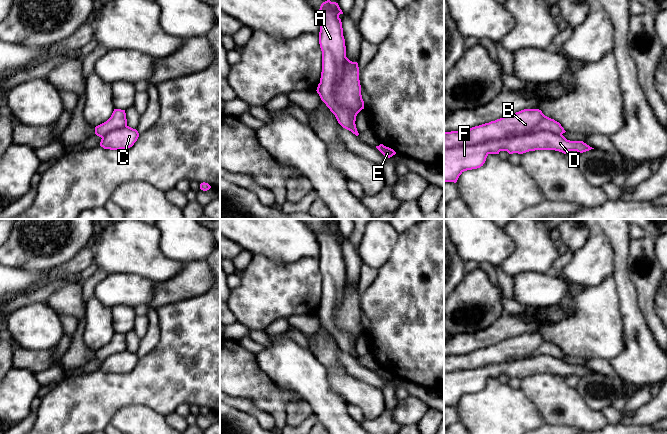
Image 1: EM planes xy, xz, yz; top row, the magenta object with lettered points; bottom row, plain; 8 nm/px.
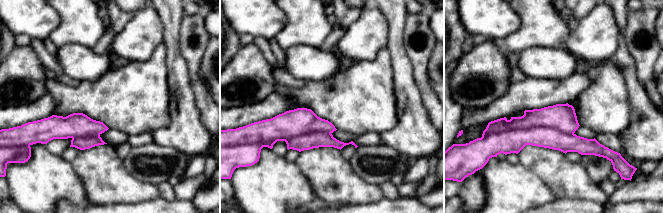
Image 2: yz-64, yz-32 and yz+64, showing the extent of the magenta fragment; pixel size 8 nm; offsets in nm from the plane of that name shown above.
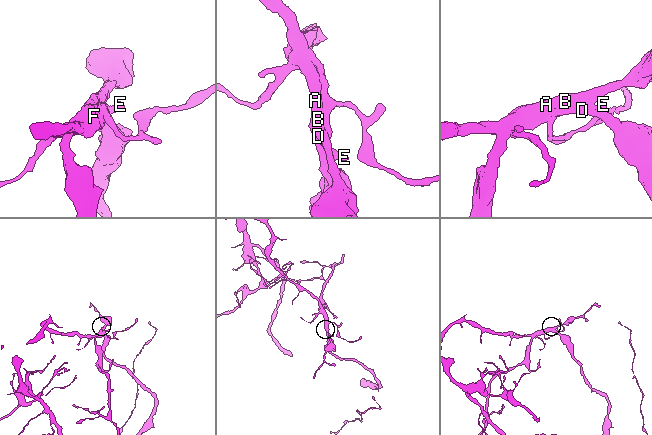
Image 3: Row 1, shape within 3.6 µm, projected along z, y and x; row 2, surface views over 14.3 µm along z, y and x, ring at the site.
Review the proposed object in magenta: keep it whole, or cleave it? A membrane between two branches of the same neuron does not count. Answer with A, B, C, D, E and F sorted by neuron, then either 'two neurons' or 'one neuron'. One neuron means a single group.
A B / C D E F; two neurons

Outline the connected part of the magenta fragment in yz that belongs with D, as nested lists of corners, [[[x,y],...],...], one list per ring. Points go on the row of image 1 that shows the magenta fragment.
[[[547,131],[514,136],[485,143],[444,149],[444,182],[456,183],[467,170],[483,166],[489,154],[507,151],[523,154],[535,150],[555,150],[564,154],[577,151],[579,154],[594,149],[583,141],[567,140],[562,134]]]

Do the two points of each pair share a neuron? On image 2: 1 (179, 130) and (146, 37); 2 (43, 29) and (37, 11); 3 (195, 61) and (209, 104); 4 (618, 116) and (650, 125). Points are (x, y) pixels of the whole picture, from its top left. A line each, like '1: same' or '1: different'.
1: different
2: same
3: same
4: different

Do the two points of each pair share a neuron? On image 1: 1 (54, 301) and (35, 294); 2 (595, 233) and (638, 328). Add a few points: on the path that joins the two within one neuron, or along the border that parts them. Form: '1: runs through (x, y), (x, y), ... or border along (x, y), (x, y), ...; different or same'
1: border along (67, 284), (55, 290), (45, 301); different
2: border along (613, 249), (613, 274), (611, 276); different

